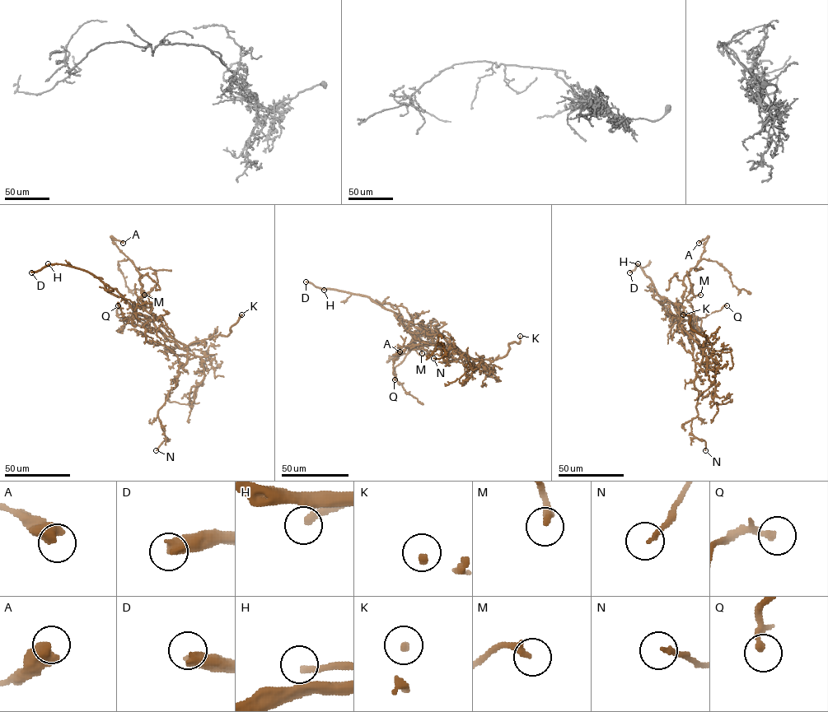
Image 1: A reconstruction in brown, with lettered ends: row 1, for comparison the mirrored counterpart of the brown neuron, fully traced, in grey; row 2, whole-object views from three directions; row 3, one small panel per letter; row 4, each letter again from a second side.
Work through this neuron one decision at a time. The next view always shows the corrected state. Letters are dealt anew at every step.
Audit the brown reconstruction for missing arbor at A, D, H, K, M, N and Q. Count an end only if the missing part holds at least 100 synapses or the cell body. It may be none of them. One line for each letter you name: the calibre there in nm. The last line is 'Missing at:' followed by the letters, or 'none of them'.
D: 480 nm thick
H: 240 nm thick
K: 180 nm thick
Missing at: D, H, K

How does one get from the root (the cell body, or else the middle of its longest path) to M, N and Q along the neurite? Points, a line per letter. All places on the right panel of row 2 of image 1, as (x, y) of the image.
M: (692, 325), (689, 317), (681, 313), (680, 308), (684, 300), (700, 295)
N: (692, 325), (703, 360), (695, 365), (698, 415), (692, 420), (691, 433), (704, 440), (705, 450)
Q: (692, 325), (687, 315), (704, 318), (727, 305)

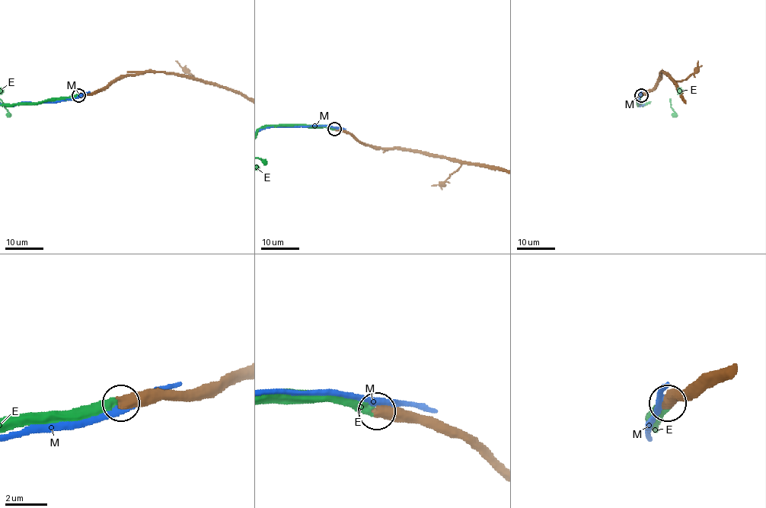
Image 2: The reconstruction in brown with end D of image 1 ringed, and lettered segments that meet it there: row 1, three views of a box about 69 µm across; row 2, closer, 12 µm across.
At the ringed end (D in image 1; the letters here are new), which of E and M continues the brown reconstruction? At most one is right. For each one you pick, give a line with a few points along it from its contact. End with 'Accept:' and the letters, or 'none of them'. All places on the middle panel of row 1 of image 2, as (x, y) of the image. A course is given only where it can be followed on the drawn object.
Accept: E

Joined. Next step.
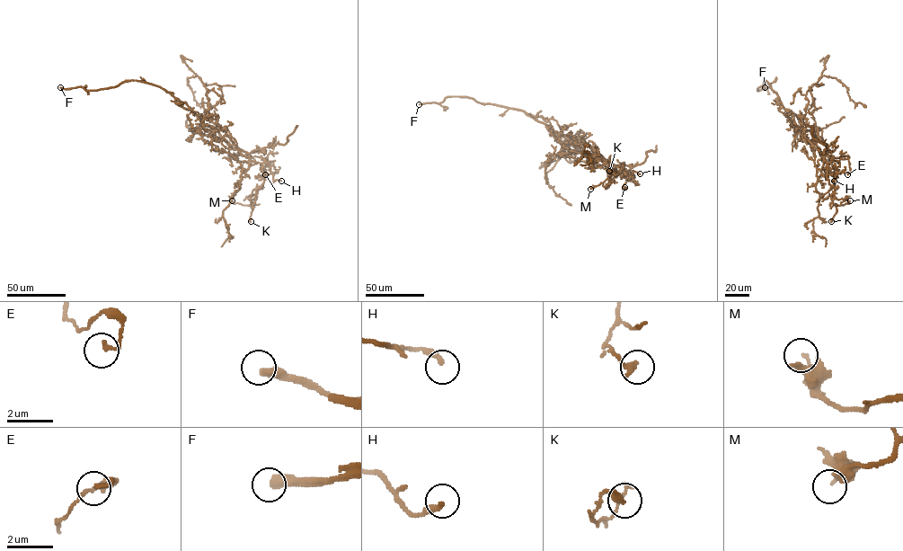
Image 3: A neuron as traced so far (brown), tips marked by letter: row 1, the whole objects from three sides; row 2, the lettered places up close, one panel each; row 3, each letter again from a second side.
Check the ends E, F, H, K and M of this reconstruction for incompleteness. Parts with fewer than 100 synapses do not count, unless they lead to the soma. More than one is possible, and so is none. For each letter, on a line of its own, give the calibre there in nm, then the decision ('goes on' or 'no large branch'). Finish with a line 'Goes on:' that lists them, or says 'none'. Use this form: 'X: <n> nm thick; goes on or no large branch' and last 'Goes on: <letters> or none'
E: 160 nm thick; no large branch
F: 400 nm thick; goes on
H: 240 nm thick; no large branch
K: 240 nm thick; no large branch
M: 190 nm thick; no large branch
Goes on: F

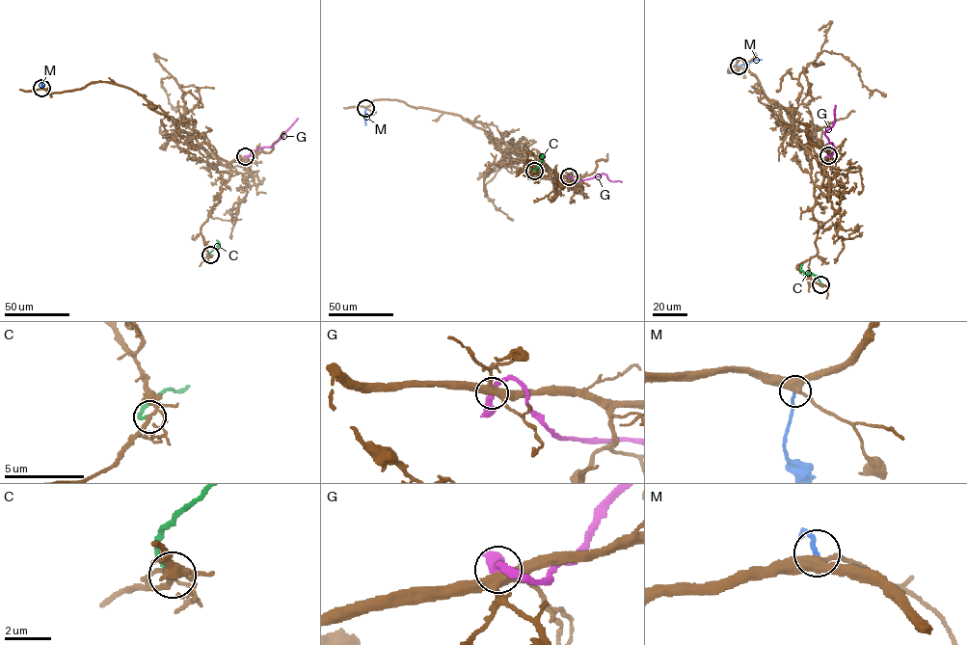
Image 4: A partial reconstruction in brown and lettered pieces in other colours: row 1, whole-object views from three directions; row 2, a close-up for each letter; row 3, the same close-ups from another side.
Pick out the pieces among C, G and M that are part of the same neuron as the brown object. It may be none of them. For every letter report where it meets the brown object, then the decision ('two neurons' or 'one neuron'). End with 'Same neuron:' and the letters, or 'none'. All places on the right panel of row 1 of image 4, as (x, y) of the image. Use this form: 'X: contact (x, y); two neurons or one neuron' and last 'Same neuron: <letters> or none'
C: contact (820, 284); two neurons
G: contact (828, 155); two neurons
M: contact (738, 66); two neurons
Same neuron: none

